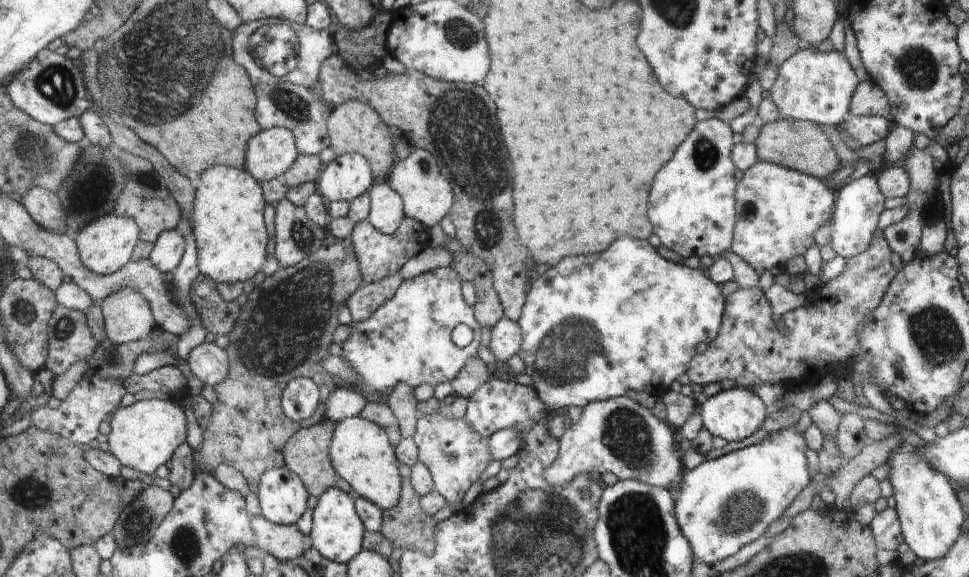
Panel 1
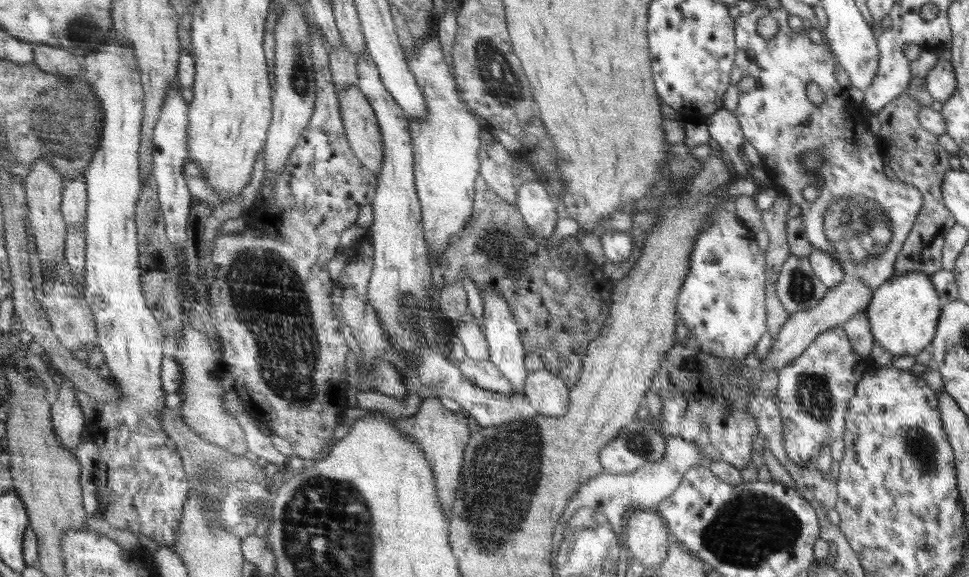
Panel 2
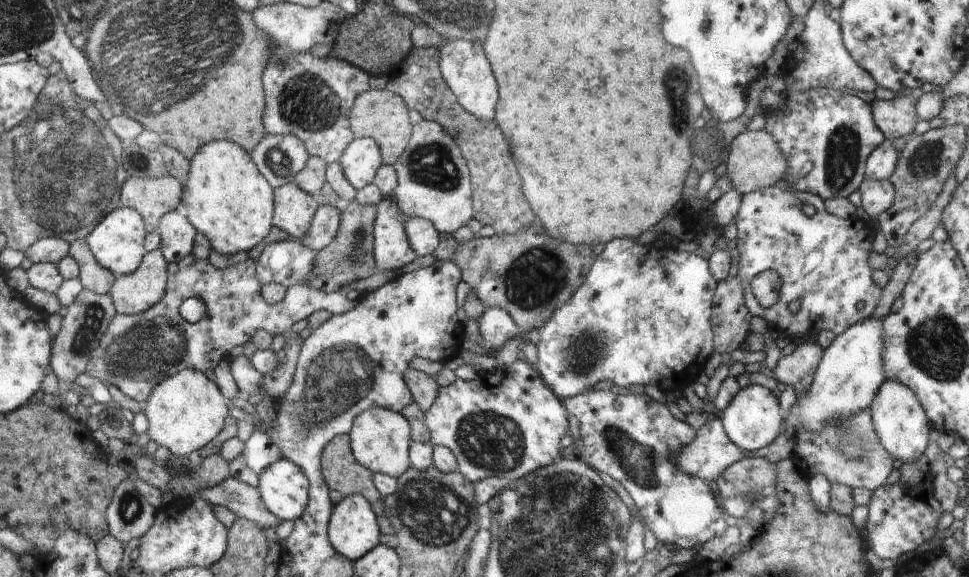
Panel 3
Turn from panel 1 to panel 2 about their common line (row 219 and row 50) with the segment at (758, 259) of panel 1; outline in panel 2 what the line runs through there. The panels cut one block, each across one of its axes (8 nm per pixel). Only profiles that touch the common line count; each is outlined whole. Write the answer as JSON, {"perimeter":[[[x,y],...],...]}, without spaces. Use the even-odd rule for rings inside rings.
{"perimeter":[[[758,5],[758,7],[754,7],[750,13],[740,14],[736,19],[736,46],[738,47],[738,52],[736,53],[735,68],[731,78],[732,86],[740,84],[744,78],[754,78],[756,86],[752,86],[750,90],[739,91],[740,101],[738,102],[738,106],[734,113],[740,123],[740,128],[742,129],[744,136],[748,139],[748,142],[758,150],[760,160],[766,169],[766,173],[770,175],[770,179],[772,179],[776,192],[786,191],[788,197],[790,197],[790,201],[796,203],[800,207],[801,212],[799,216],[804,218],[806,238],[812,243],[813,248],[832,253],[833,256],[836,256],[836,259],[840,260],[840,265],[842,265],[846,276],[858,277],[862,270],[862,277],[860,277],[860,279],[862,279],[862,281],[864,281],[874,293],[884,281],[888,281],[894,276],[894,261],[898,258],[898,254],[900,254],[900,251],[903,248],[904,241],[906,240],[908,233],[910,233],[912,225],[915,224],[916,217],[919,216],[920,209],[923,208],[922,194],[918,192],[918,188],[914,188],[914,186],[910,184],[900,181],[892,181],[890,179],[887,169],[883,166],[883,156],[882,151],[880,150],[880,134],[876,137],[876,134],[872,133],[870,123],[868,122],[869,118],[863,118],[864,114],[860,114],[860,108],[856,106],[859,104],[852,102],[852,94],[849,94],[849,88],[841,86],[840,78],[836,78],[836,66],[840,66],[840,63],[838,62],[838,59],[836,59],[836,55],[832,53],[834,50],[828,46],[828,42],[825,40],[816,42],[816,38],[809,38],[805,33],[800,34],[794,32],[788,25],[788,18],[790,18],[790,12],[784,9],[784,7],[771,9],[764,5]],[[763,16],[772,16],[772,18],[775,18],[778,22],[778,32],[772,39],[765,39],[757,32],[756,22],[758,18],[762,18]],[[812,82],[818,84],[823,90],[824,95],[826,95],[824,103],[820,104],[820,106],[816,106],[816,104],[813,104],[807,98],[806,86]],[[810,151],[820,151],[823,156],[822,166],[813,170],[813,172],[804,169],[801,161],[801,155],[804,154],[804,152]],[[807,186],[815,186],[816,188],[821,189],[820,196],[816,201],[807,201],[802,196],[802,190]]]}

